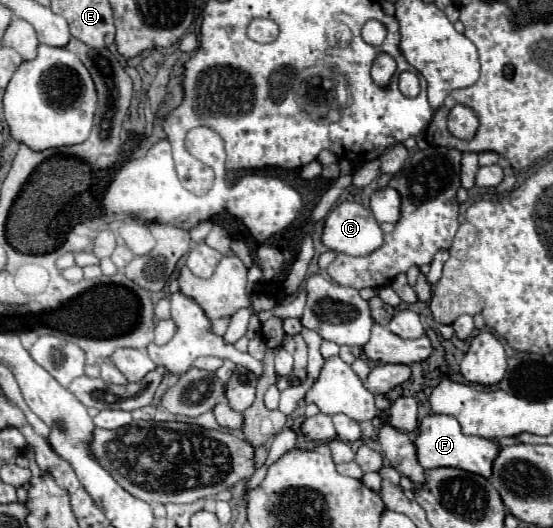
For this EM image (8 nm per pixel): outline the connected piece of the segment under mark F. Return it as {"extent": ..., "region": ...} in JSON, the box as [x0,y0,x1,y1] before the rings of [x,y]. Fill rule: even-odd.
{"extent":[413,414,499,478],"region":[[[443,414],[425,416],[419,424],[419,434],[417,434],[413,444],[417,448],[417,458],[419,458],[419,464],[423,468],[453,466],[453,468],[461,468],[465,472],[481,474],[485,478],[491,476],[491,464],[499,452],[497,442],[487,440],[487,438],[479,438],[479,436],[463,434],[459,422],[453,416],[443,416]]]}

